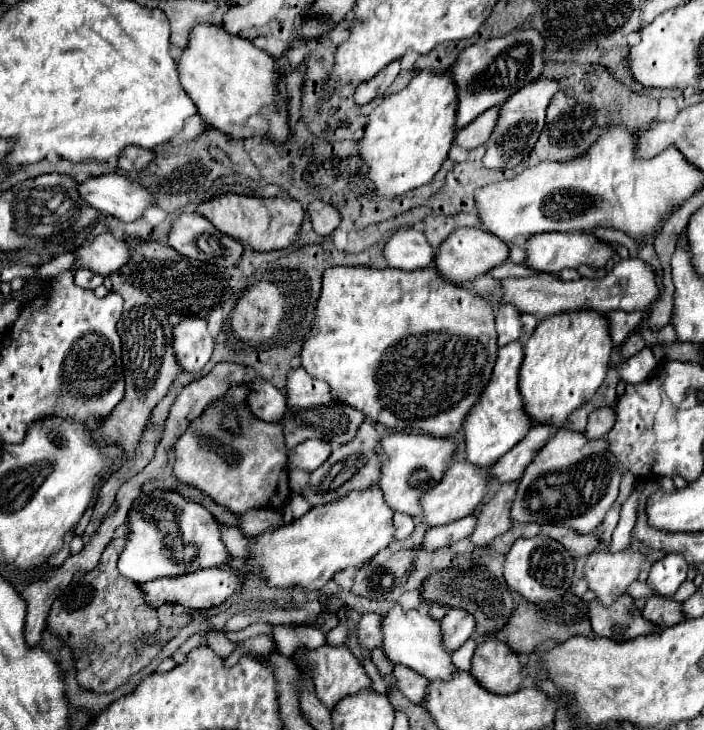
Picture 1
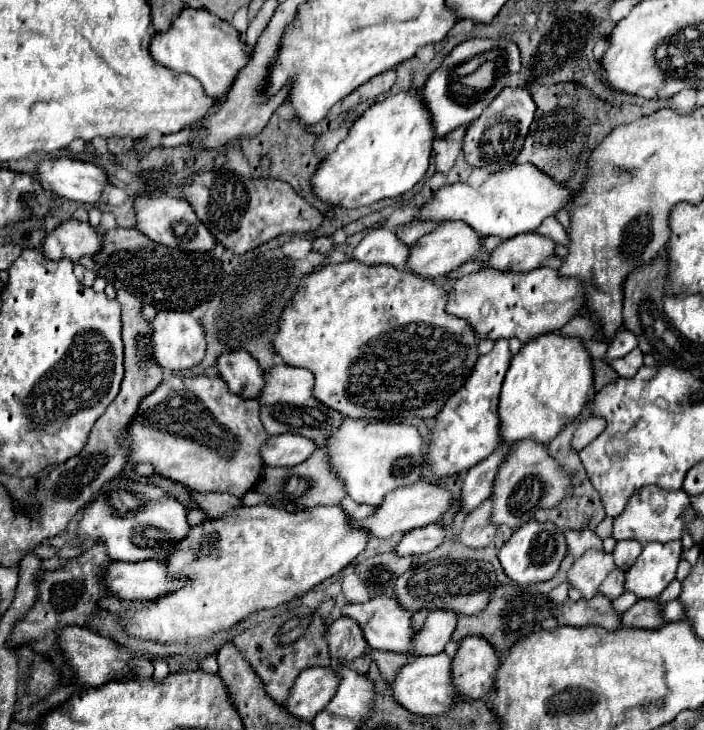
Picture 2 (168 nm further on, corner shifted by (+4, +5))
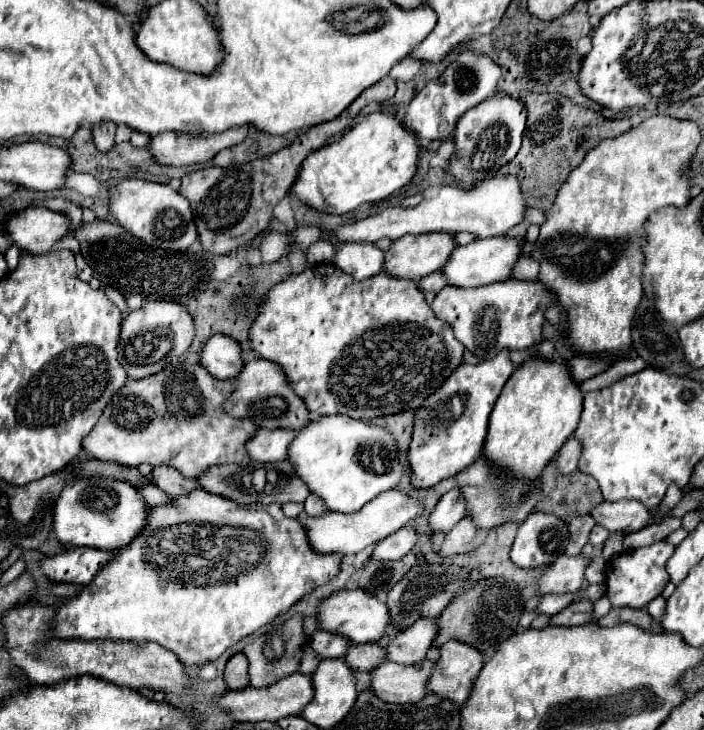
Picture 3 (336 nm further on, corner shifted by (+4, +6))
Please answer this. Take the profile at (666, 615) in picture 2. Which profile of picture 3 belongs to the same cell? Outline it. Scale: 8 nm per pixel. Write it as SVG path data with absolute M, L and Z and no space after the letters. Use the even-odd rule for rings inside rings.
M659 595L659 597L655 597L649 605L647 605L647 611L649 611L649 615L653 617L653 621L659 625L661 623L661 619L663 619L663 615L665 615L665 599Z

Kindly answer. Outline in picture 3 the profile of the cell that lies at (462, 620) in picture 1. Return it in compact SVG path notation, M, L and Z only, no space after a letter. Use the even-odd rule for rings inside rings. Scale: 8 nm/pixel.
M419 619L409 629L401 631L387 645L387 659L395 663L421 663L427 655L427 649L437 637L437 619Z

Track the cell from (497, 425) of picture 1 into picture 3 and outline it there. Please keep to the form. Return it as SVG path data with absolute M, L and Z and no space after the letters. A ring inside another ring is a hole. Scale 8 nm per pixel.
M499 351L493 359L481 361L479 365L463 363L433 395L425 399L423 409L415 411L413 439L409 445L409 463L413 469L411 481L415 487L433 487L481 457L489 415L513 369L509 351ZM439 407L449 407L449 411L441 413Z

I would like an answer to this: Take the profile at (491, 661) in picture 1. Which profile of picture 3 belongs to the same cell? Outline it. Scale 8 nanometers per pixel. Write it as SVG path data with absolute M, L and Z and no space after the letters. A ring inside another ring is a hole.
M447 641L441 647L441 657L431 673L429 691L457 705L463 705L467 695L473 691L475 679L483 665L485 657L481 651L469 647L467 643Z

